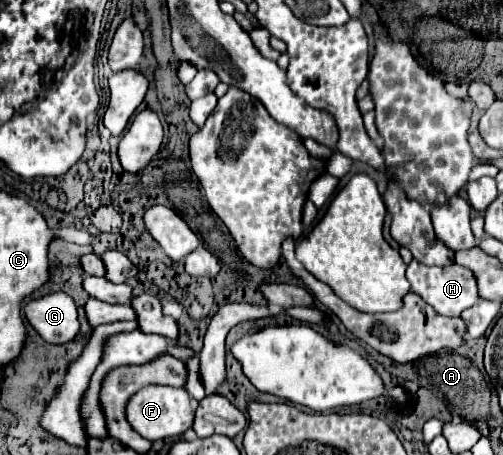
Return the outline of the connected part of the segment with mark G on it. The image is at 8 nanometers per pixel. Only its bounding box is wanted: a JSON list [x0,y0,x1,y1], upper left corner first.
[25,293,79,343]

